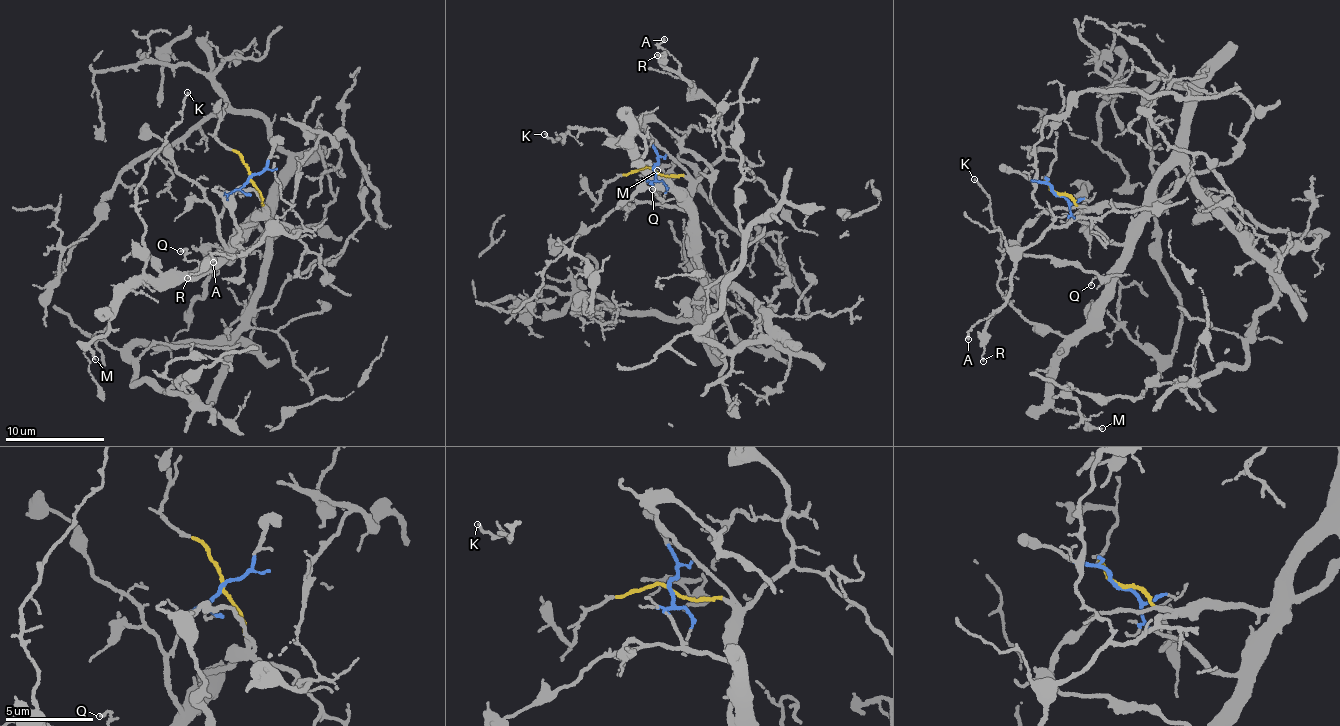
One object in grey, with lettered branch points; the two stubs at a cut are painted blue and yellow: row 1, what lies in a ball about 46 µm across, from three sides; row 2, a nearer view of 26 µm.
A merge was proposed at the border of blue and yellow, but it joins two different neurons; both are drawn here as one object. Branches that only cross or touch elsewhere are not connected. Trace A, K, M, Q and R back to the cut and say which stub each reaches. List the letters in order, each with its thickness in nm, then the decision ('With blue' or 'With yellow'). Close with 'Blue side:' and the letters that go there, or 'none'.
A: Thickness 150 nm. With yellow
K: Thickness 100 nm. With blue
M: Thickness 130 nm. With blue
Q: Thickness 90 nm. With blue
R: Thickness 110 nm. With yellow
Blue side: K, M, Q

